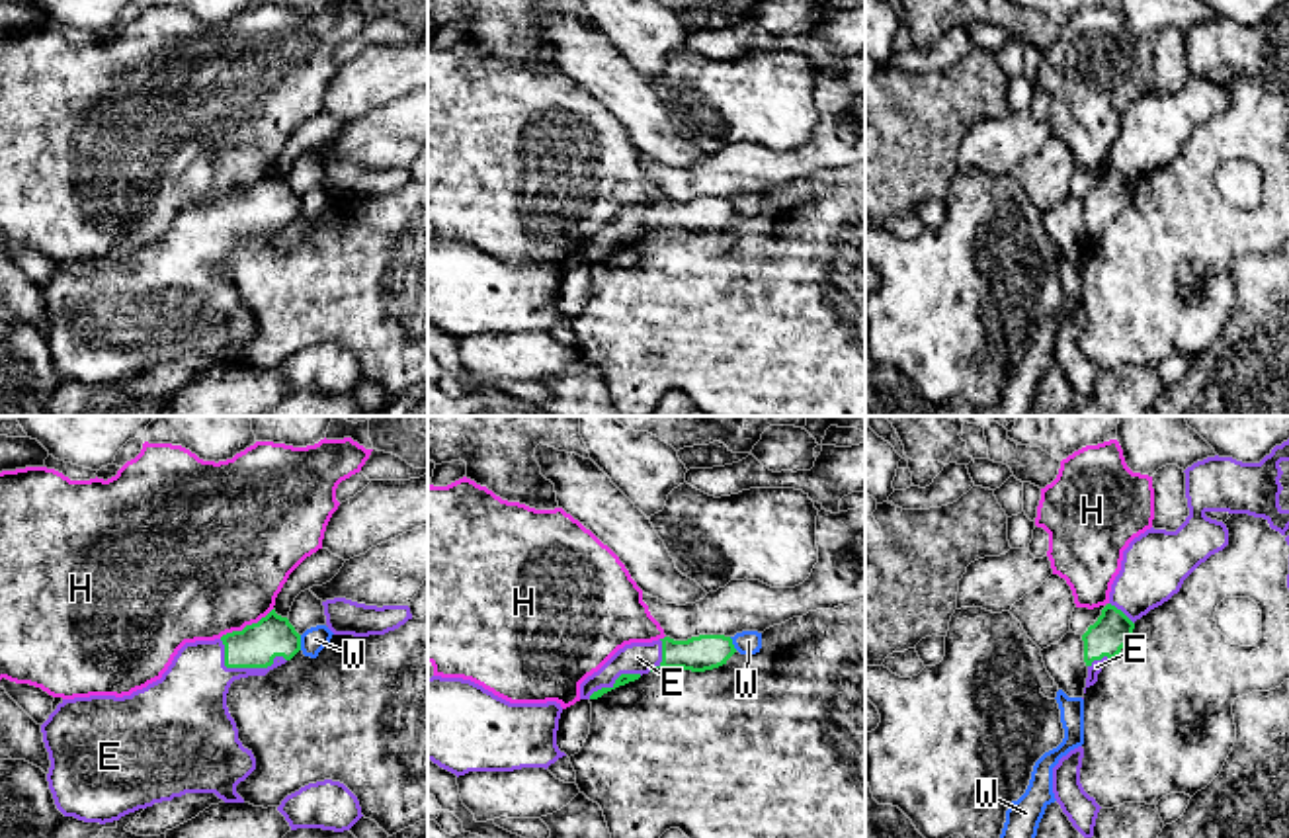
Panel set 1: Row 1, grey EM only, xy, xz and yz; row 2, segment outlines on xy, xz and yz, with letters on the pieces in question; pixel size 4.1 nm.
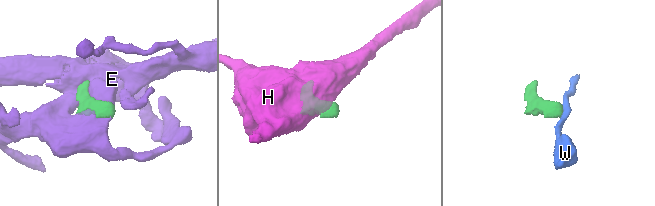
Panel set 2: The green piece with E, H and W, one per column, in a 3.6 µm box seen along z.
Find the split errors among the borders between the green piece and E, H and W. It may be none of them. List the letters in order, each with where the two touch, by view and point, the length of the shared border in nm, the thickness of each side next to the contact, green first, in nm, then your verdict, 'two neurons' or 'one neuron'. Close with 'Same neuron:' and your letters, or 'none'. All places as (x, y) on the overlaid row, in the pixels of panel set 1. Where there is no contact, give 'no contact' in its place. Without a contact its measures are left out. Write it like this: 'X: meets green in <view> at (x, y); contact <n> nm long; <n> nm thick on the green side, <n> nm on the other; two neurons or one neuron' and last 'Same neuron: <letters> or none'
E: meets green in xy at (245, 667); contact 300 nm long; 180 nm thick on the green side, 280 nm on the other; one neuron
H: meets green in xy at (247, 626); contact 260 nm long; 180 nm thick on the green side, 500 nm on the other; two neurons
W: meets green in xy at (299, 643); contact 60 nm long; 180 nm thick on the green side, 100 nm on the other; two neurons
Same neuron: E

